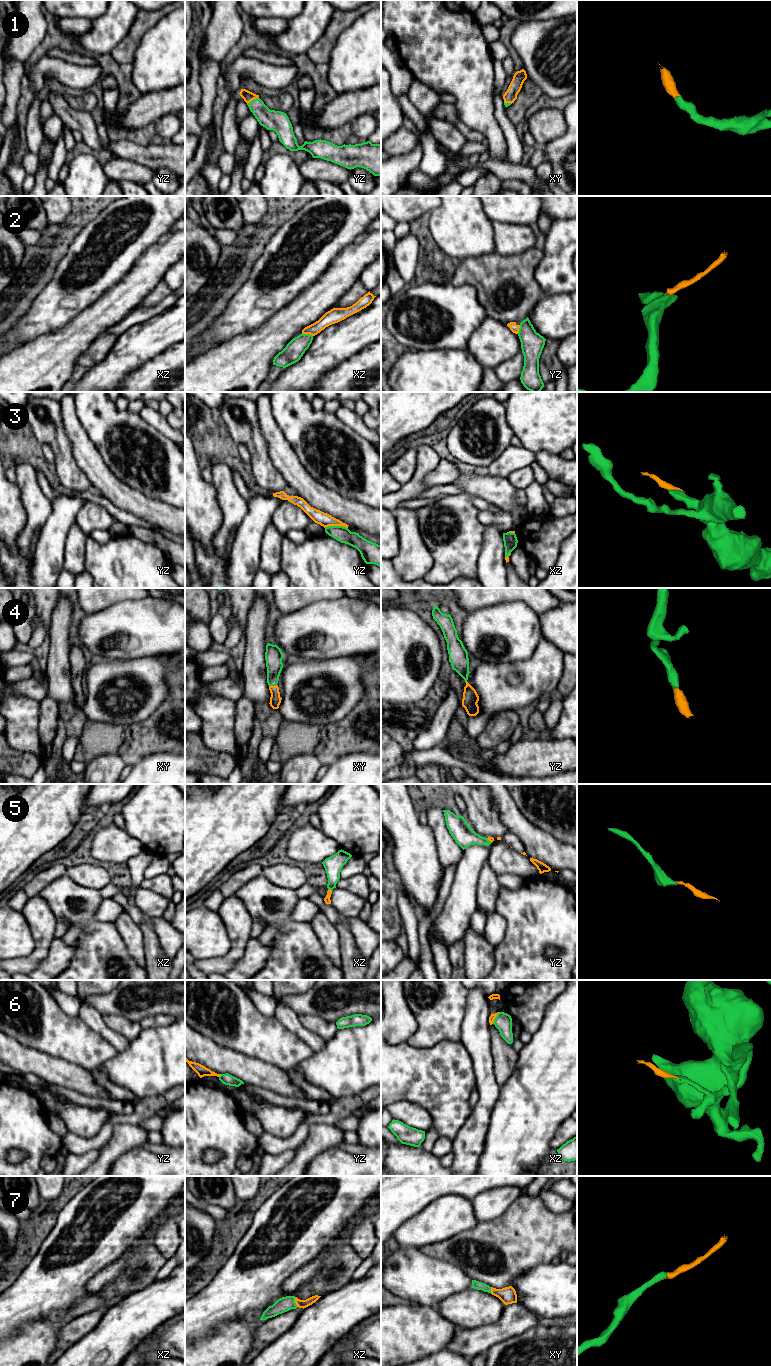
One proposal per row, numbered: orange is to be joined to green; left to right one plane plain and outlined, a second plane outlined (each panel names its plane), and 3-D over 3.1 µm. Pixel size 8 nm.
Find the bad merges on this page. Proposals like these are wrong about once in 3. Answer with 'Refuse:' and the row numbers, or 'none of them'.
Refuse: 2, 3, 6

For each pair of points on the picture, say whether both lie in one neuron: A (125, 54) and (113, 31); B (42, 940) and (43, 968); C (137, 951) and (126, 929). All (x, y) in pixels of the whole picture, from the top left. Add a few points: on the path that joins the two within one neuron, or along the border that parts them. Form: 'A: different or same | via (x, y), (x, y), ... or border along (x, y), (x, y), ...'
A: different | border along (132, 23), (126, 36), (109, 53)
B: different | border along (54, 938), (46, 956), (33, 969)
C: same | via (135, 946), (134, 938), (131, 934)

